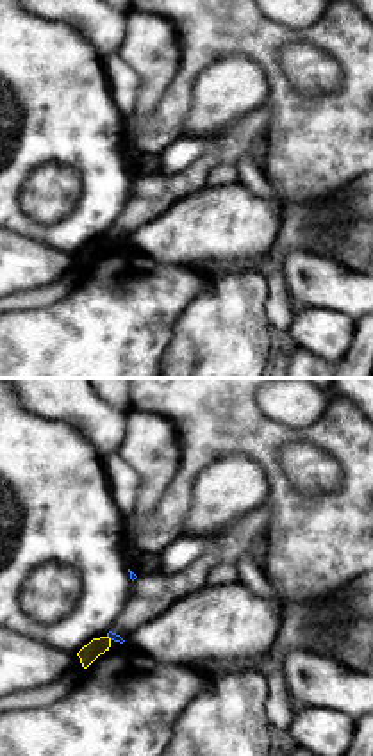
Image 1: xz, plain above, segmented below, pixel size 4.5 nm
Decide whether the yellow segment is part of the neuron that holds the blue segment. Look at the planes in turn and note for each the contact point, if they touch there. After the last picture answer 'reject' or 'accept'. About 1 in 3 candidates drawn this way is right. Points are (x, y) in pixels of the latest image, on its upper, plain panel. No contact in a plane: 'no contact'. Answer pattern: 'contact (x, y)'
contact (109, 238)

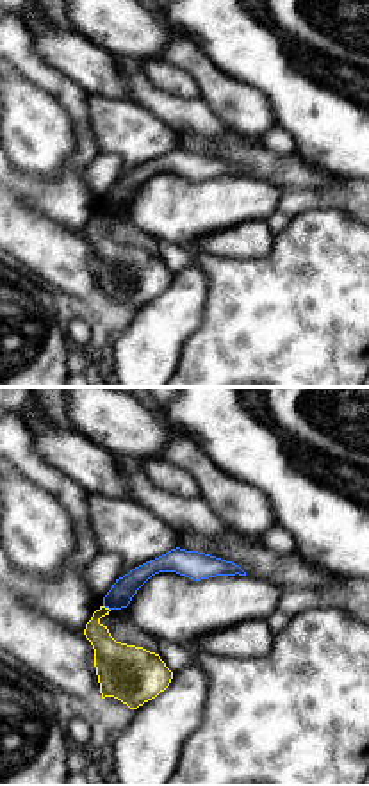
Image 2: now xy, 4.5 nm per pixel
contact (107, 207)

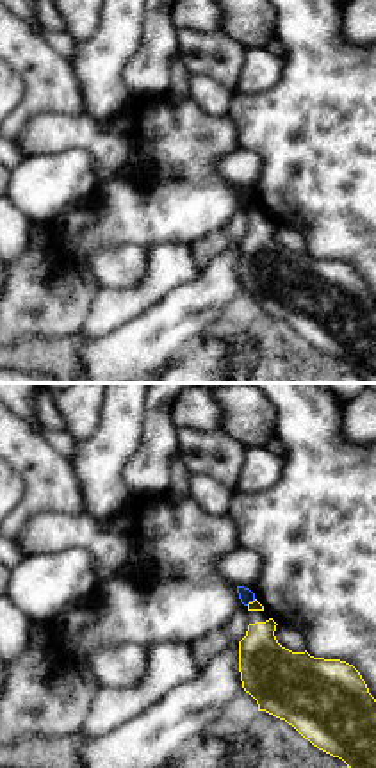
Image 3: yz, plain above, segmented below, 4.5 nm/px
contact (250, 202)

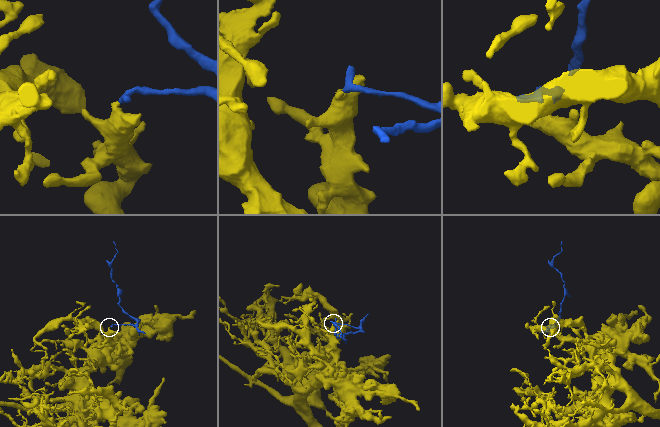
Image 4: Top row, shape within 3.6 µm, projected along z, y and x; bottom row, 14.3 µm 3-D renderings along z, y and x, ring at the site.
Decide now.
reject

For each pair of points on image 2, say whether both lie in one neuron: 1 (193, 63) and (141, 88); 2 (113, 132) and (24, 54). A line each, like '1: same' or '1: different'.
1: different
2: different

